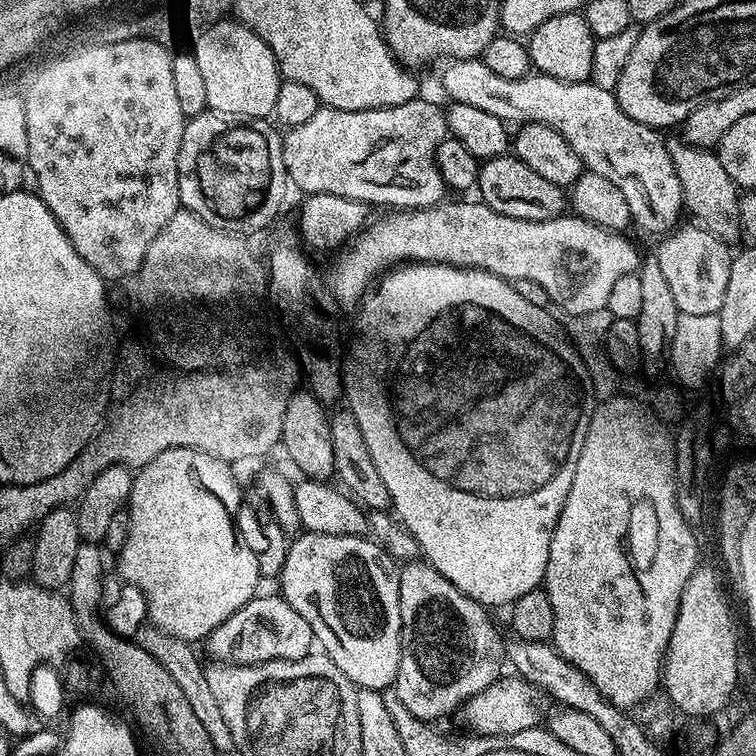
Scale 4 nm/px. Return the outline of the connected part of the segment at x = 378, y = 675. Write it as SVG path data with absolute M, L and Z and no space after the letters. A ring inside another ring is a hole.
M301 531L289 543L286 562L280 571L278 583L279 595L283 596L290 606L294 606L294 610L298 610L298 614L302 614L306 622L310 622L315 643L324 647L321 648L323 655L330 657L334 666L338 666L338 670L346 674L351 684L355 684L357 689L377 690L391 689L395 685L400 661L402 626L398 602L400 573L397 561L393 560L375 539Z

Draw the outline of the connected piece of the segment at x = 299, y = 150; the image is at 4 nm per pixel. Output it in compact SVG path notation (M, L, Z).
M417 98L399 104L398 106L390 106L389 108L371 108L370 110L342 110L341 108L329 108L321 106L314 114L310 114L310 118L306 118L298 126L288 128L283 133L284 142L284 169L288 171L288 179L294 185L297 184L301 188L301 193L311 194L313 192L330 192L339 196L349 196L352 200L362 200L365 202L373 202L372 200L404 200L409 196L411 203L416 206L427 206L430 204L438 204L446 196L446 185L444 178L438 166L436 165L436 146L438 143L438 135L436 136L436 124L443 125L446 120L446 112L443 107L439 108L436 104L431 104L428 100Z

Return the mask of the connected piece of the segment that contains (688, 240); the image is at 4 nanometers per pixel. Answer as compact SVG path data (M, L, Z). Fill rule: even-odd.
M681 223L667 233L661 239L664 241L657 246L654 258L658 266L662 266L662 274L668 280L680 313L717 314L722 298L726 298L726 282L730 282L733 253L728 252L729 245L721 237L699 223L691 223Z

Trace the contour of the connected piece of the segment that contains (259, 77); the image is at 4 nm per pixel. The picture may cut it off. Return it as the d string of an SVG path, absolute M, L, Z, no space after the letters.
M239 19L220 20L212 24L196 40L194 55L198 62L198 71L206 82L206 98L208 108L217 112L233 112L236 116L245 118L268 118L275 113L280 89L280 64L276 55L263 38Z

